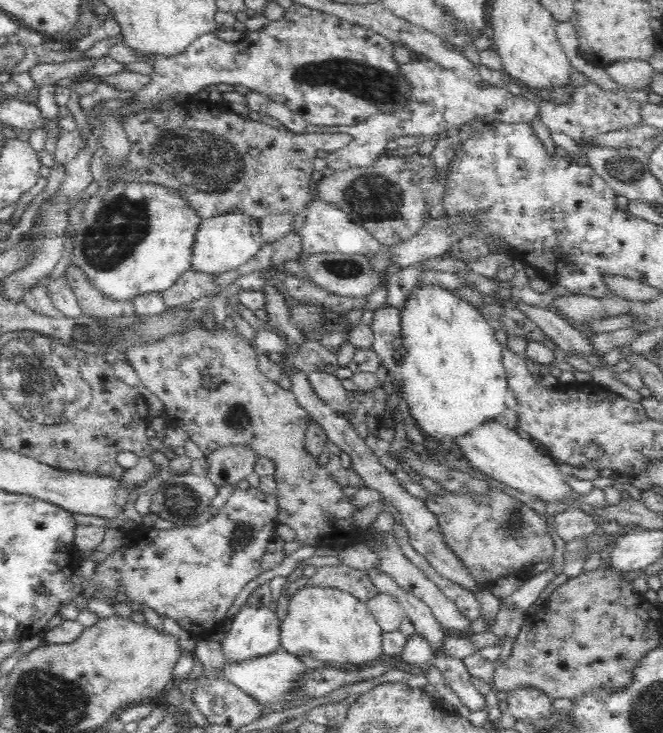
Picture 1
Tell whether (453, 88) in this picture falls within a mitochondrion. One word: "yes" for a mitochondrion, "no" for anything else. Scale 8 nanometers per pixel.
no

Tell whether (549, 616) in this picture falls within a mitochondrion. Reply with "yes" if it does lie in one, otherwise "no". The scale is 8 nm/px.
no

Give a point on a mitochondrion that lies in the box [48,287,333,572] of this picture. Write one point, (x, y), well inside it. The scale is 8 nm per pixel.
(182, 501)

